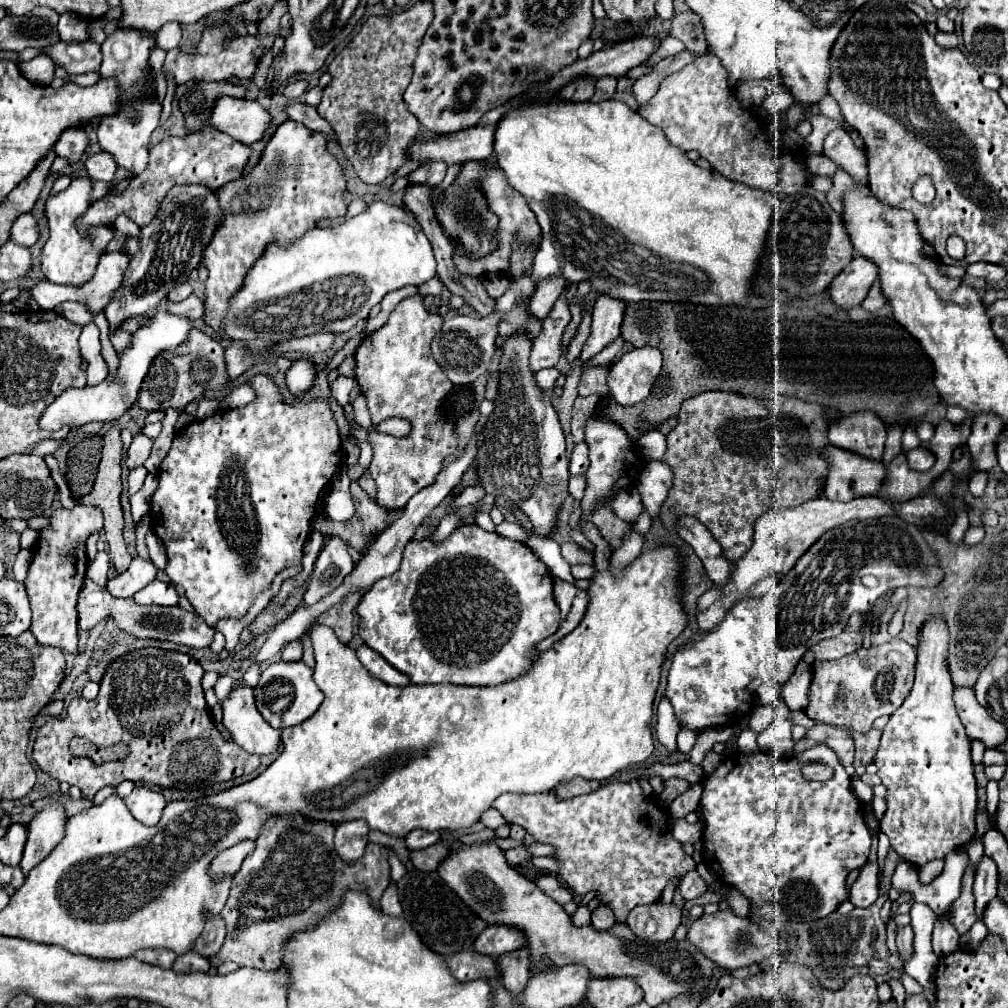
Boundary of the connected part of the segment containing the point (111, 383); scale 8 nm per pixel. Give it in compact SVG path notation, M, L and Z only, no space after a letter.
M158 309L150 317L150 323L138 327L132 333L130 345L118 355L118 371L116 371L116 375L112 379L106 377L98 385L86 385L84 389L66 389L40 415L40 421L38 421L40 429L46 429L46 431L58 431L62 427L80 429L80 427L84 427L86 423L92 423L92 421L104 421L104 423L106 421L118 421L136 403L138 393L140 393L140 385L142 385L144 377L148 375L148 369L154 363L154 359L160 353L176 349L178 345L182 345L188 339L190 331L196 329L198 325L200 323L190 319L188 315L172 315L168 311Z

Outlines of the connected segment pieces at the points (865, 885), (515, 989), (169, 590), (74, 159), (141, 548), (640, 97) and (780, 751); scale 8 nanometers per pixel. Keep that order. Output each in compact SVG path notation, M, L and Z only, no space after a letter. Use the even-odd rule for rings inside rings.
M868 861L850 889L850 903L856 907L870 907L878 893L878 861Z
M518 949L500 957L504 975L502 983L512 997L520 997L524 993L528 977L530 977L530 949Z
M154 579L134 595L138 605L178 605L178 593L172 585Z
M66 129L66 133L62 133L62 137L58 139L54 151L56 151L56 155L64 157L70 165L76 165L82 159L88 143L90 141L88 141L86 131L82 131L82 129Z
M146 516L136 525L136 549L138 555L148 557L148 547L146 547L146 533L151 530L151 517Z
M682 51L682 53L674 55L674 57L662 59L662 61L656 63L654 67L650 67L650 71L648 71L646 75L642 75L642 77L634 83L634 97L636 97L636 101L638 101L638 109L636 109L636 111L640 111L640 109L654 97L654 93L658 91L660 83L664 81L664 77L680 71L680 69L682 69L684 65L688 65L692 59L694 59L692 53Z
M778 699L772 705L772 709L774 709L774 721L766 731L758 735L758 745L762 751L768 751L780 757L792 755L792 749L794 749L794 739L790 735L792 723L786 721L788 715L784 715L784 713L790 713L790 709L784 705L782 699Z

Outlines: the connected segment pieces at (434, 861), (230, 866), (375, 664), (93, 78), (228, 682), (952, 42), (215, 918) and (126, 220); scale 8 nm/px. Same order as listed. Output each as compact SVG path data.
M436 843L436 845L426 847L426 849L410 851L410 861L420 871L436 871L438 869L438 863L444 857L448 857L448 849L442 843Z
M244 839L244 841L238 841L236 845L224 849L224 851L218 853L218 855L212 859L212 863L208 865L208 875L210 875L212 879L216 879L216 881L218 881L220 877L224 877L224 875L234 877L234 875L238 873L240 865L242 865L242 861L246 859L246 855L248 855L254 847L256 847L254 841Z
M362 645L358 647L358 659L362 661L362 665L380 681L388 683L388 685L394 685L394 687L406 687L410 685L410 679L408 675L400 673L398 669L394 669L382 655L378 655L376 651L372 651L370 647Z
M90 71L90 73L84 73L84 75L70 75L70 81L78 83L78 85L94 85L98 79L100 79L98 71Z
M222 675L222 677L220 677L220 681L218 681L218 683L216 683L216 687L214 687L214 691L216 691L216 697L218 697L218 703L220 703L220 705L228 699L230 691L234 689L234 685L236 685L236 681L234 681L232 677L228 677L228 675Z
M938 31L936 37L934 37L934 41L942 49L958 49L958 37L956 37L956 33L942 33L942 31Z
M208 913L208 921L204 925L202 935L198 937L198 941L194 945L194 951L204 953L204 957L212 957L212 955L216 955L220 951L220 947L224 943L224 937L226 937L224 919L220 915Z
M120 213L120 215L118 215L118 219L114 221L114 227L116 227L116 229L120 229L120 231L126 231L128 235L136 235L136 227L138 227L138 225L136 225L136 223L132 223L128 215Z

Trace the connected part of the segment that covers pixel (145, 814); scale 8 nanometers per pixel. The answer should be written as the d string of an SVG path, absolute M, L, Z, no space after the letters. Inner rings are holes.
M136 785L134 791L124 797L124 803L130 809L132 817L142 825L156 825L162 817L162 809L166 807L164 797L144 785Z

